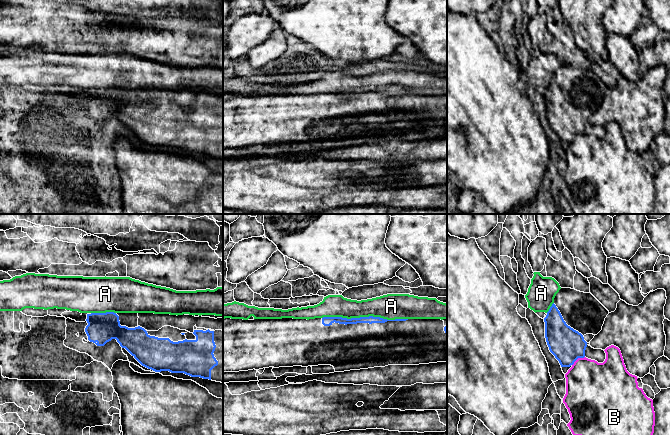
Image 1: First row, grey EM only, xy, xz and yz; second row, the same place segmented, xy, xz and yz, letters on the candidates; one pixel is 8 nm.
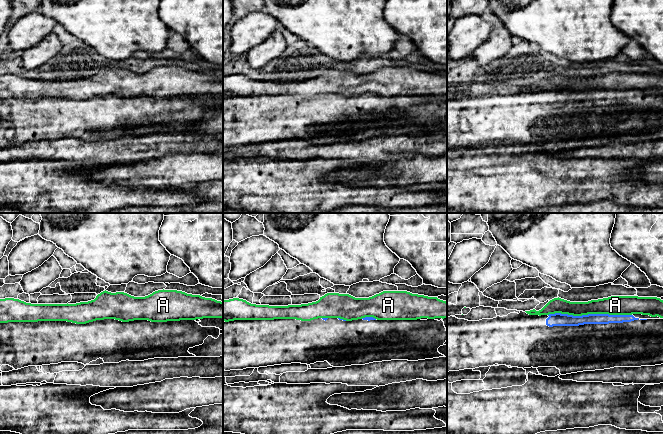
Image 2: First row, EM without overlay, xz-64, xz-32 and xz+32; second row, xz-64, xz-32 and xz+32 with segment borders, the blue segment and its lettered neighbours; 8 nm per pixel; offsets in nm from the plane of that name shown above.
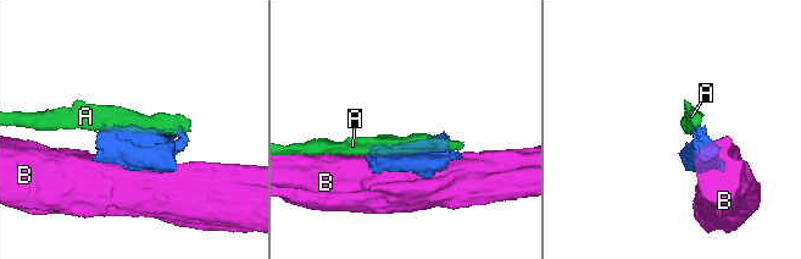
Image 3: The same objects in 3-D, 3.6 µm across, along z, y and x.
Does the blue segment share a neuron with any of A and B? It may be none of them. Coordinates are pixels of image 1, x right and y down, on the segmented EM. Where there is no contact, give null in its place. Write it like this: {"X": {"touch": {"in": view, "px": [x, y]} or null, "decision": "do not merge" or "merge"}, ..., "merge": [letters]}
{"A": {"touch": {"in": "xz", "px": [365, 317]}, "decision": "do not merge"}, "B": {"touch": {"in": "yz", "px": [577, 358]}, "decision": "do not merge"}, "merge": []}

